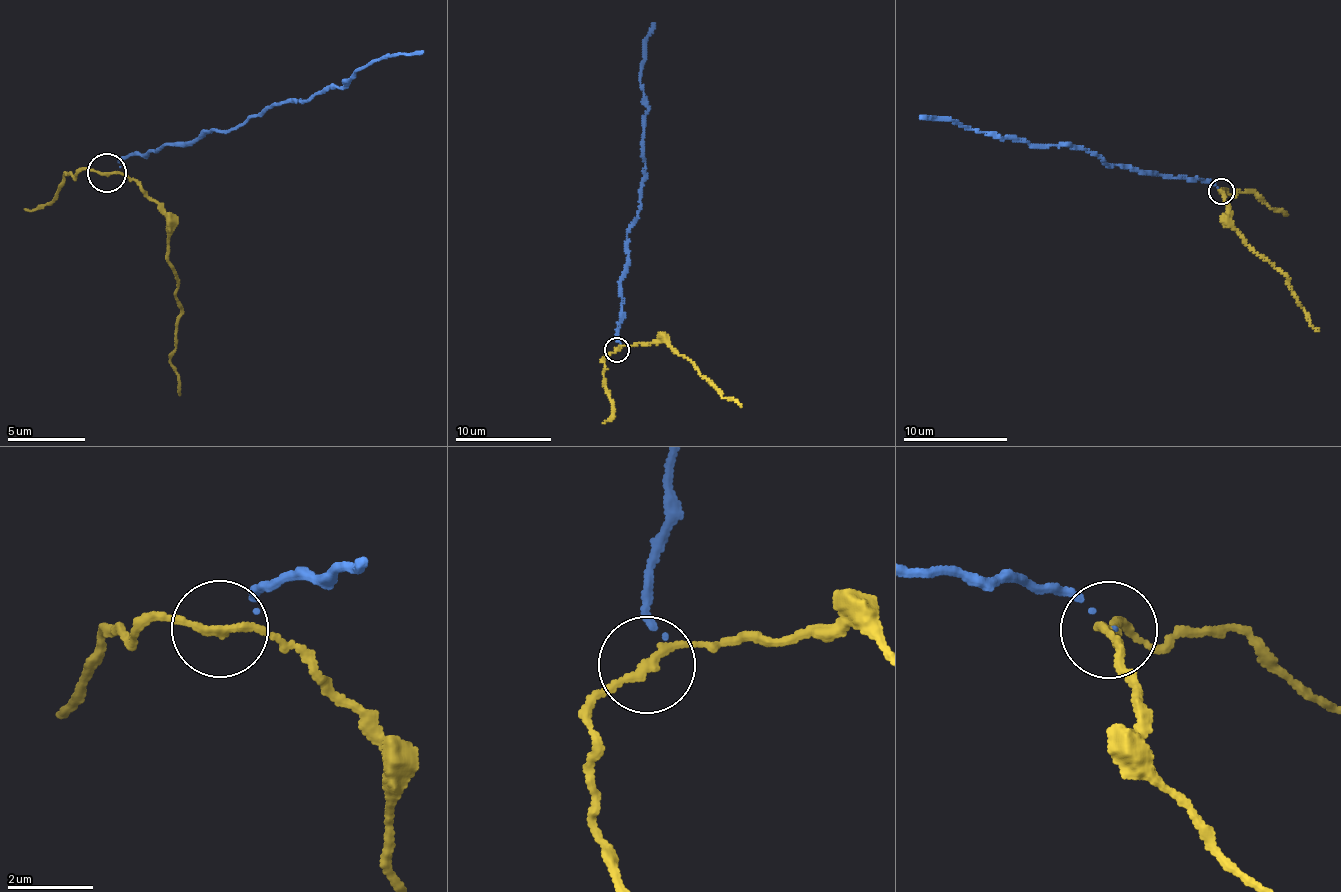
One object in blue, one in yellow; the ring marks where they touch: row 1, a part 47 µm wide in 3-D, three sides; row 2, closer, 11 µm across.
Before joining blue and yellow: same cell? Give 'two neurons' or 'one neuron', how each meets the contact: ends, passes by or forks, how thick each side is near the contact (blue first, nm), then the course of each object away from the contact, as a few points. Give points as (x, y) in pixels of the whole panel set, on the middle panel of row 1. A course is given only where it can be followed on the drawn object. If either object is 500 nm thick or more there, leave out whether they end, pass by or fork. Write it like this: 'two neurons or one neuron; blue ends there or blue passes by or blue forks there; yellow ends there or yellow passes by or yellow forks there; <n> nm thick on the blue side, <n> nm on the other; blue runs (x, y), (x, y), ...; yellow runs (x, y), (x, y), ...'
two neurons; blue ends there; yellow passes by; 40 nm thick on the blue side, 180 nm on the other; blue runs (617, 350), (627, 229), (637, 216), (645, 175), (643, 139), (647, 101), (640, 75), (645, 37), (655, 23); yellow runs (617, 350), (664, 339), (710, 381), (722, 396), (742, 407)

